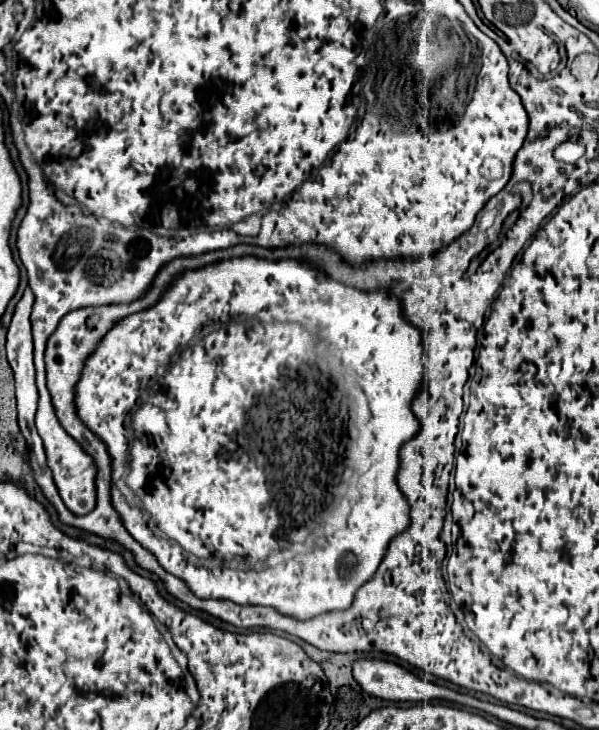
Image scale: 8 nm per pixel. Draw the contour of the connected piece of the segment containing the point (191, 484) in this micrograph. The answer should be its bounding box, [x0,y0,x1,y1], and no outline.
[76,257,424,619]

